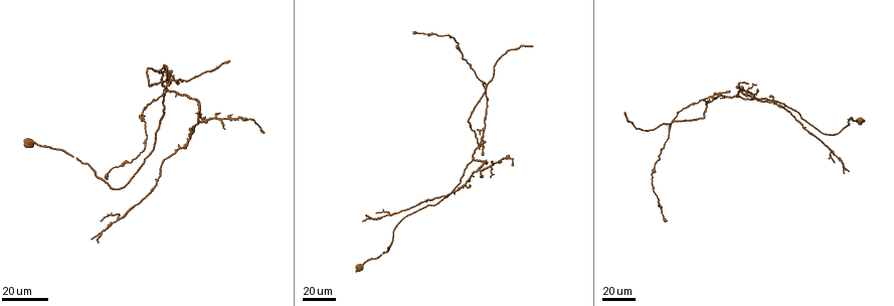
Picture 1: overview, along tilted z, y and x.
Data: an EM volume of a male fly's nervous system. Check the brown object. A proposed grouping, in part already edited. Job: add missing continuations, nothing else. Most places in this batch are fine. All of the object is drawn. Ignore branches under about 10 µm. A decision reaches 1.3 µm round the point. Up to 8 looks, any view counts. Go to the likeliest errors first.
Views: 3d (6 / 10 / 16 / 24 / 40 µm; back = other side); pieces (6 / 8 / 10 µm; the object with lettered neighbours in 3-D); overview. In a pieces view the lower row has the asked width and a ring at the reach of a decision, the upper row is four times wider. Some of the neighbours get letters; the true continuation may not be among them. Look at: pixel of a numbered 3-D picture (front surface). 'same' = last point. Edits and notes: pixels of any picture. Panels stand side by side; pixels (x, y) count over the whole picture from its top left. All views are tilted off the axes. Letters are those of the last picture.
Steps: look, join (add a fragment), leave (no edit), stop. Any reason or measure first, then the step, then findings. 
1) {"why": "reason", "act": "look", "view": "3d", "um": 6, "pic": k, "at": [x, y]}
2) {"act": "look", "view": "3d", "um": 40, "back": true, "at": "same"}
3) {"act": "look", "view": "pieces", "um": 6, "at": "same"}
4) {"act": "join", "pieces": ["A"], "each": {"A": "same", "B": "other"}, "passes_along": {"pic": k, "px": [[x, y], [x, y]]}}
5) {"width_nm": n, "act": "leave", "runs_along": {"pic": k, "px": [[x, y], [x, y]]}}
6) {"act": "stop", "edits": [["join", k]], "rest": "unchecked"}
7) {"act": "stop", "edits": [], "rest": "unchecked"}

{"why": "end of a long branch", "act": "look", "view": "3d", "um": 24, "pic": 1, "at": [230, 59]}

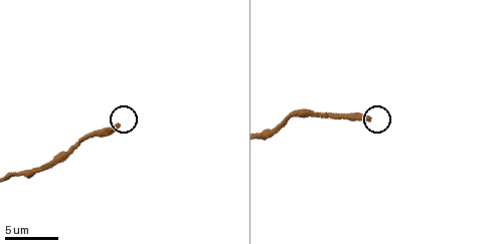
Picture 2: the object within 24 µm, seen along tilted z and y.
{"act": "look", "view": "pieces", "um": 10, "pic": 2, "at": [369, 119]}

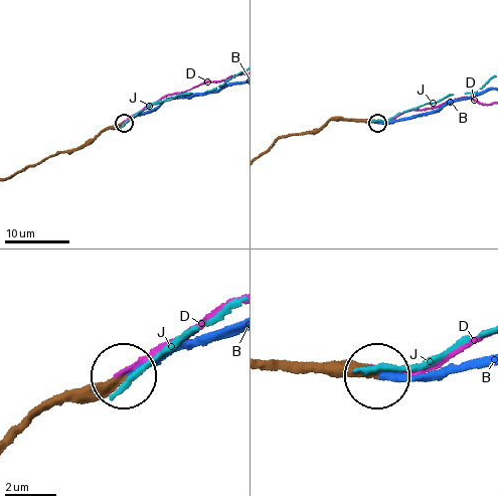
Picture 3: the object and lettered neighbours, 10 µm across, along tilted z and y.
{"act": "join", "pieces": ["B"], "each": {"B": "same", "D": "other", "J": "other"}, "passes_along": {"pic": 3, "px": [[360, 121], [388, 122], [427, 114], [467, 98]]}, "found": "it goes on there"}

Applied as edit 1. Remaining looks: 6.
{"act": "look", "view": "overview"}

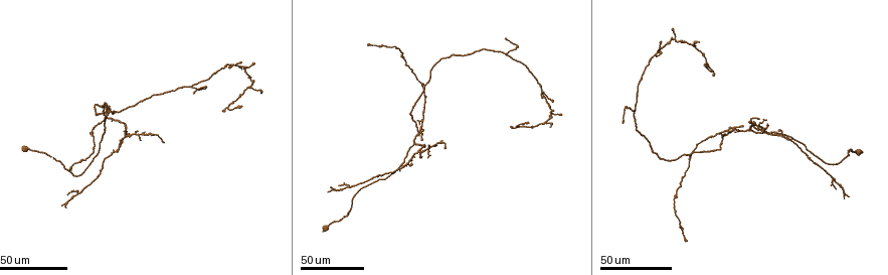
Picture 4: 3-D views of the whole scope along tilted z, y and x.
{"why": "tapers out", "act": "look", "view": "3d", "um": 40, "pic": 4, "at": [847, 196]}

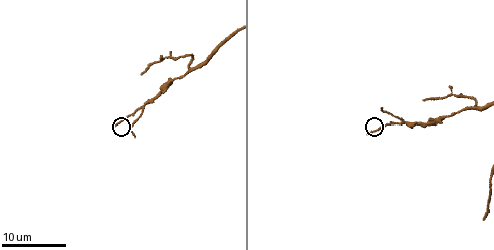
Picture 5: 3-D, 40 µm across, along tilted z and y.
{"why": "what lies round it", "act": "look", "view": "pieces", "um": 10, "pic": 5, "at": [368, 134]}

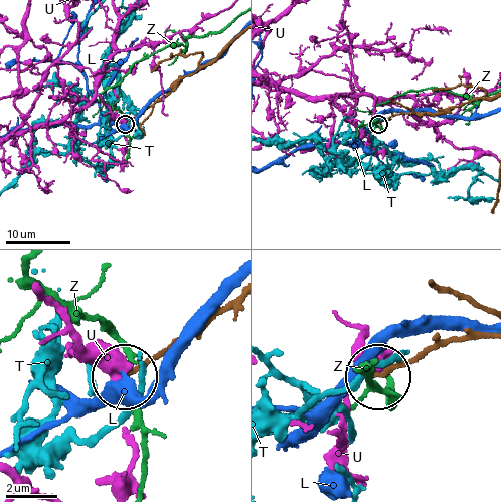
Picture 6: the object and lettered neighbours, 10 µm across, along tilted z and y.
{"width_nm": 180, "act": "leave", "each": {"L": "other", "T": "other", "U": "other", "Z": "other"}, "found": "no lettered fragment goes on from it"}

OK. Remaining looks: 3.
{"why": "long arm stops here", "act": "look", "view": "3d", "um": 24, "pic": 1, "at": [262, 132]}

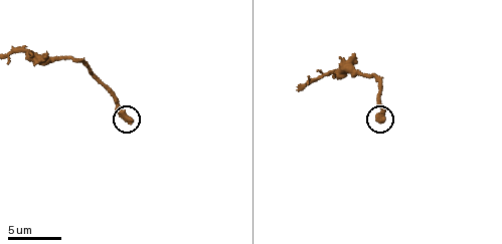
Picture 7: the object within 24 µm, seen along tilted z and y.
{"why": "what lies round it", "act": "look", "view": "pieces", "um": 10, "pic": 7, "at": [131, 120]}

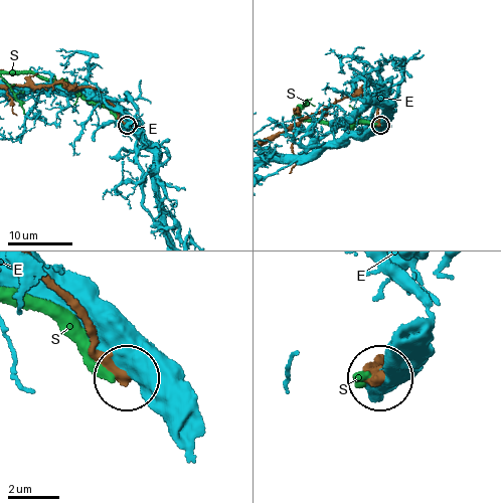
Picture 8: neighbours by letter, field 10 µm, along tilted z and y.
{"act": "leave", "each": {"E": "other", "S": "other"}, "found": "no lettered fragment goes on from it"}

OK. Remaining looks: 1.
{"act": "stop", "edits": [["join", 3]], "rest": "unchecked"}

